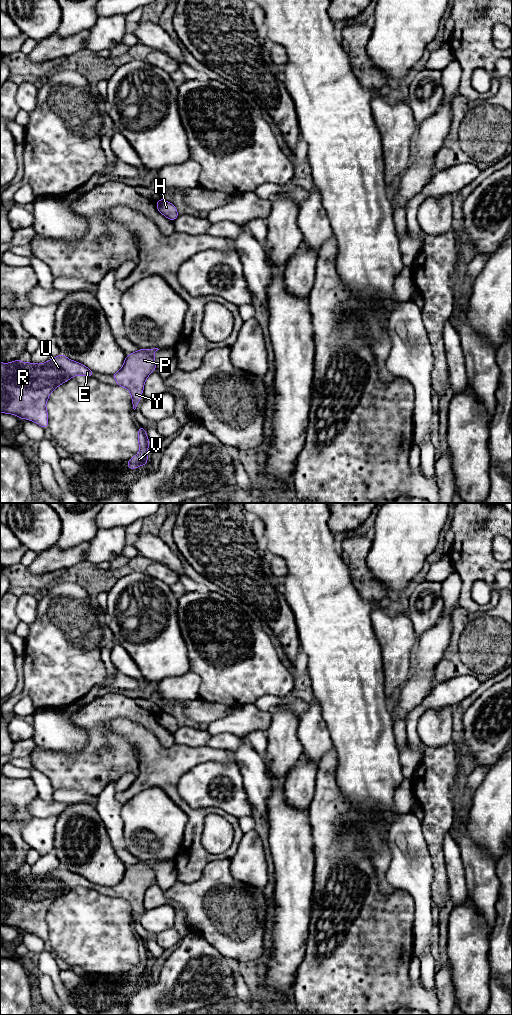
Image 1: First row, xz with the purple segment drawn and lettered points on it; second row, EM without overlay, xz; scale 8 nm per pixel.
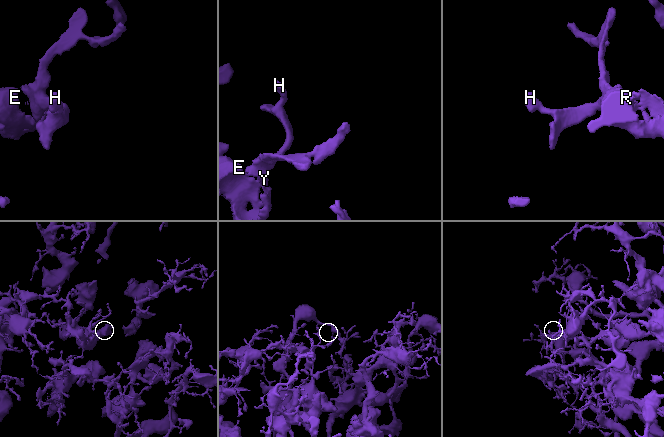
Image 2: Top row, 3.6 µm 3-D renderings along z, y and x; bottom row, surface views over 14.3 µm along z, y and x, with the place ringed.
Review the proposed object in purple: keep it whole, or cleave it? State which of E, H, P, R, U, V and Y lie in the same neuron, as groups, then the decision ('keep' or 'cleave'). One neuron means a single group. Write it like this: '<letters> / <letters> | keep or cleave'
E H P R U V Y | keep

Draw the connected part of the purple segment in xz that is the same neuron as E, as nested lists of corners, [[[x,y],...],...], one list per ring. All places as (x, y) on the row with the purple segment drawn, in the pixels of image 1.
[[[63,354],[42,364],[24,363],[19,358],[11,363],[0,362],[0,412],[28,419],[47,428],[49,424],[46,402],[50,393],[77,375],[92,377],[93,371]]]

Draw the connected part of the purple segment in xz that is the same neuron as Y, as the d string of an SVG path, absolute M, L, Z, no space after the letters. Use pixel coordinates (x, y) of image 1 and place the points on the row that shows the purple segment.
M140 349L126 355L122 368L112 375L116 380L116 385L130 391L134 410L139 404L145 380L156 370L154 354L157 350L159 349Z

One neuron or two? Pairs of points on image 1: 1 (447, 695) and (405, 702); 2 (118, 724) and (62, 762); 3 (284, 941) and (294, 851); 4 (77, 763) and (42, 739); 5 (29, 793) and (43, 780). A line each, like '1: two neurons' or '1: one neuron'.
1: two neurons
2: two neurons
3: one neuron
4: two neurons
5: two neurons

